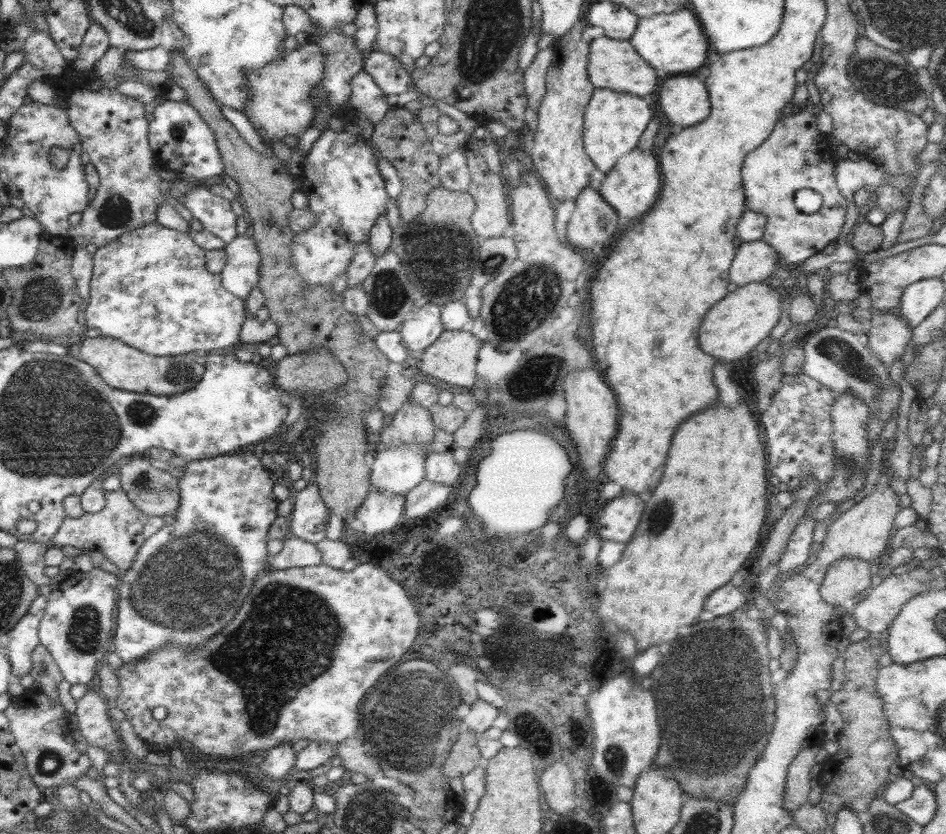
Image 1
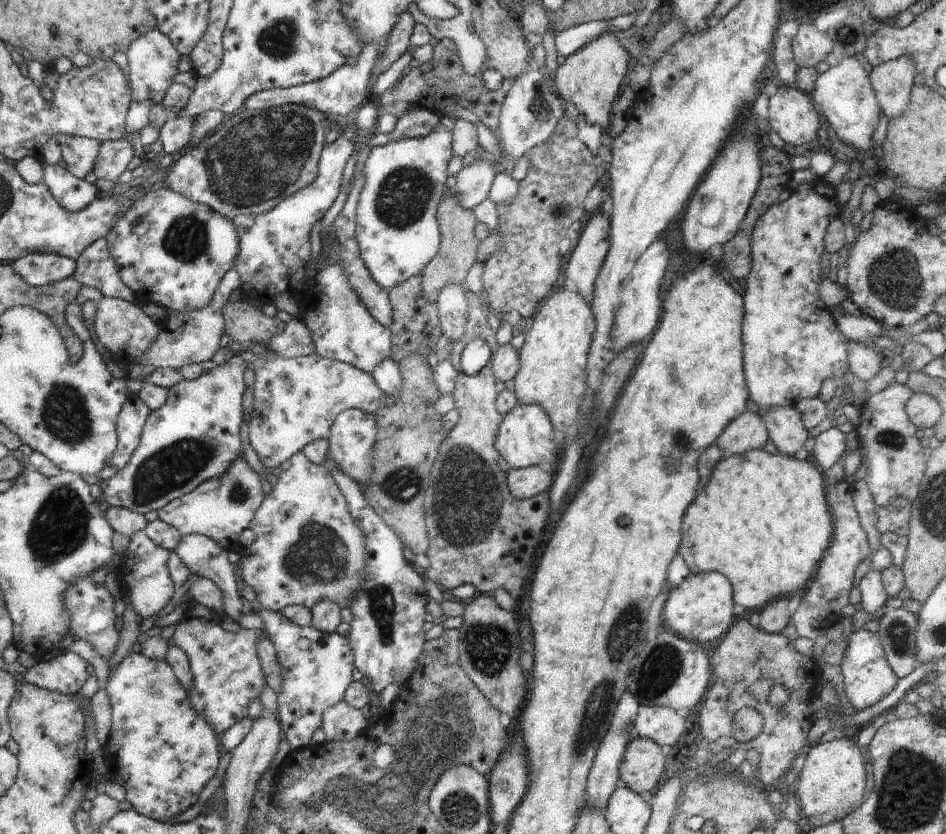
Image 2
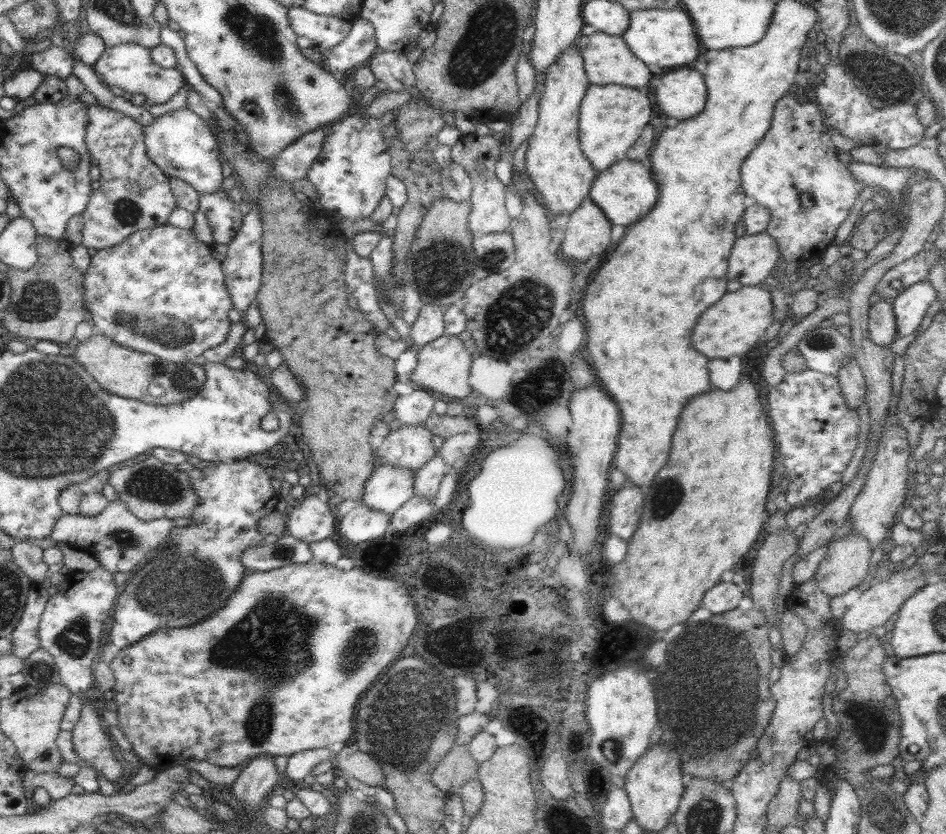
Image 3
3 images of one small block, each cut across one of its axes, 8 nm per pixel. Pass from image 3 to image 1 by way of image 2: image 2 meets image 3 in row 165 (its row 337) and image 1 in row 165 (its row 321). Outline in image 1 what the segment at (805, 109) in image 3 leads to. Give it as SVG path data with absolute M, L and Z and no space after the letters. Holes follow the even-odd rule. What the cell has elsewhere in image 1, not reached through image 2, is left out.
M803 109L793 111L790 116L781 116L768 138L752 152L749 152L742 164L742 182L746 198L745 208L758 212L766 218L766 226L762 240L766 241L789 266L800 266L813 254L818 254L842 232L846 218L848 202L842 197L836 184L836 158L833 148L828 144L827 136L818 130L816 116ZM800 188L812 188L822 198L822 207L812 214L804 214L794 206L794 194Z

